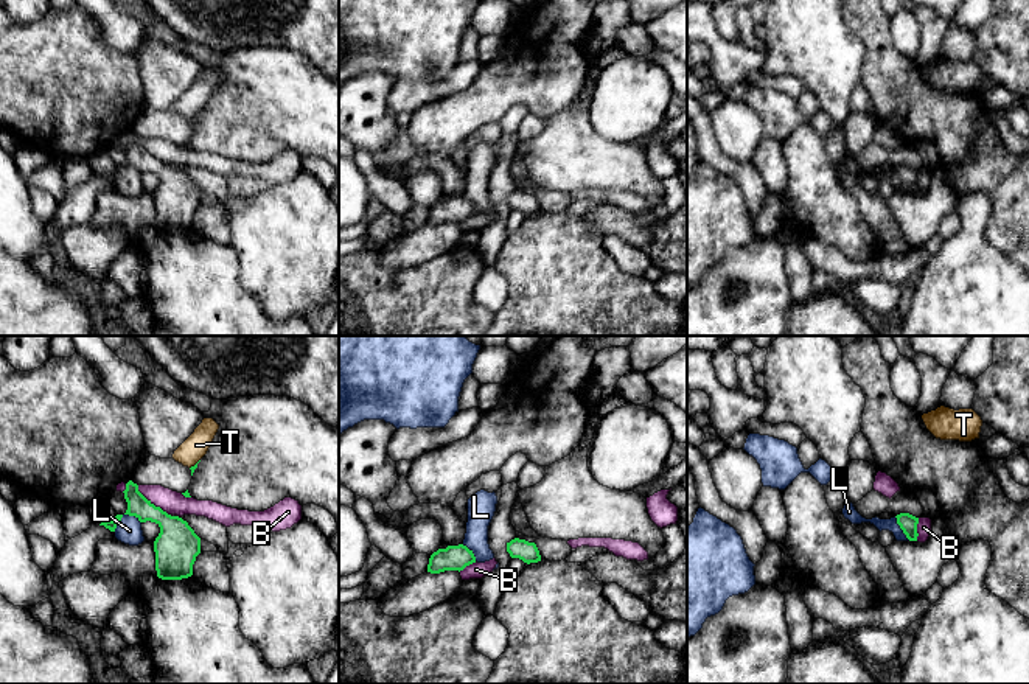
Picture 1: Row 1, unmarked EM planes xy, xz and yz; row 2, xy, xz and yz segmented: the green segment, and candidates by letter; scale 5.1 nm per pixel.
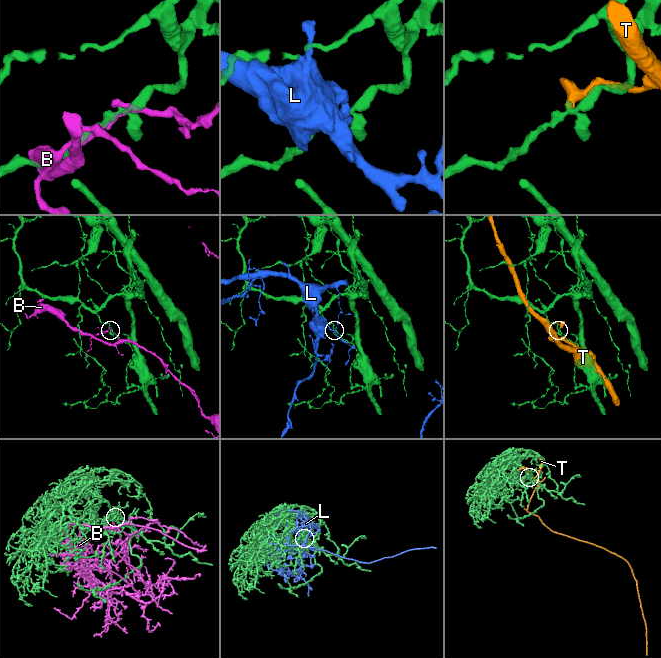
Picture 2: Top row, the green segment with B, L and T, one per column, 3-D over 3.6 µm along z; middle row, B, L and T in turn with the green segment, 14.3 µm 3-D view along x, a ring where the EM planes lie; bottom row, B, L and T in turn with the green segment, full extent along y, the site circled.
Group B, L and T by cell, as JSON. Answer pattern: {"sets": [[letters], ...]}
{"sets": [["B"], ["L"], ["T"]]}

